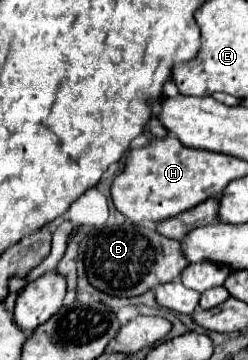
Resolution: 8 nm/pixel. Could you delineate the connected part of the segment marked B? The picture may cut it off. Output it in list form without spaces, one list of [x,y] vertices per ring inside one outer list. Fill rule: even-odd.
[[[107,226],[87,240],[85,250],[85,266],[89,282],[101,292],[115,296],[139,296],[147,290],[177,280],[183,268],[187,266],[187,258],[183,258],[183,250],[179,250],[179,240],[165,238],[151,226]]]

